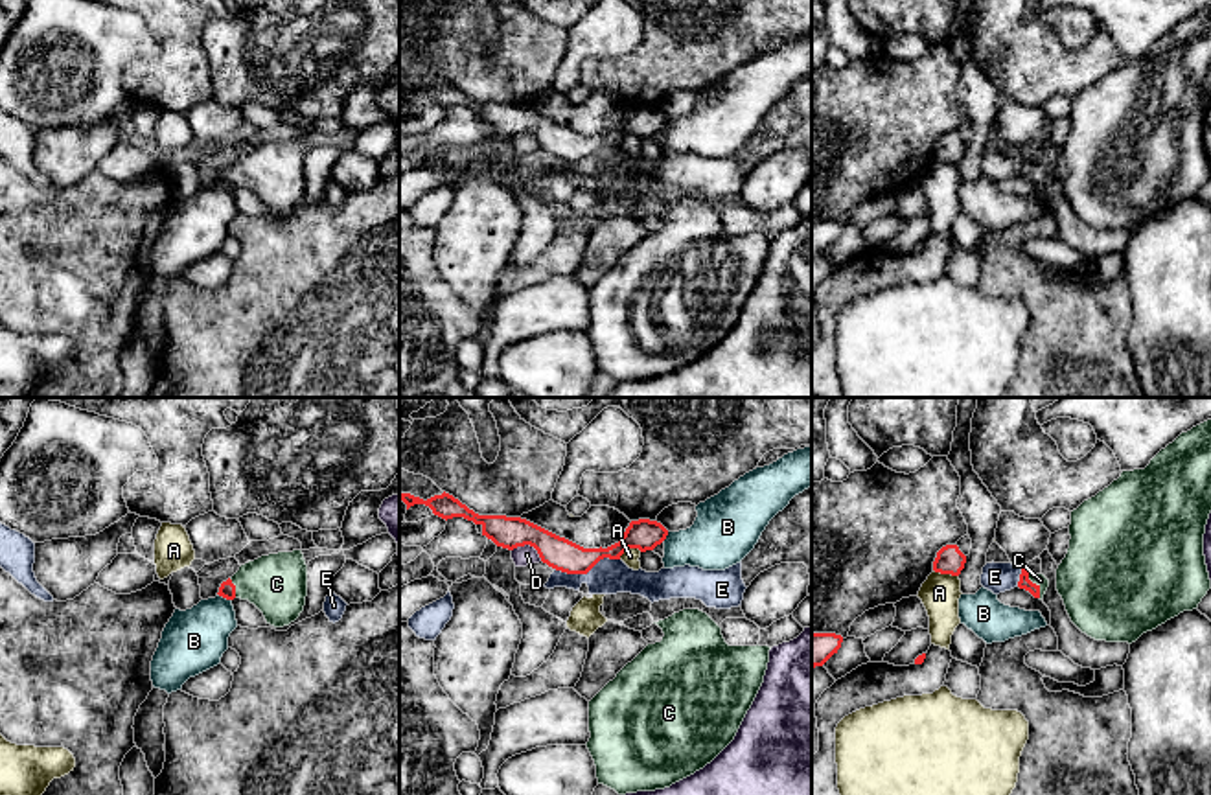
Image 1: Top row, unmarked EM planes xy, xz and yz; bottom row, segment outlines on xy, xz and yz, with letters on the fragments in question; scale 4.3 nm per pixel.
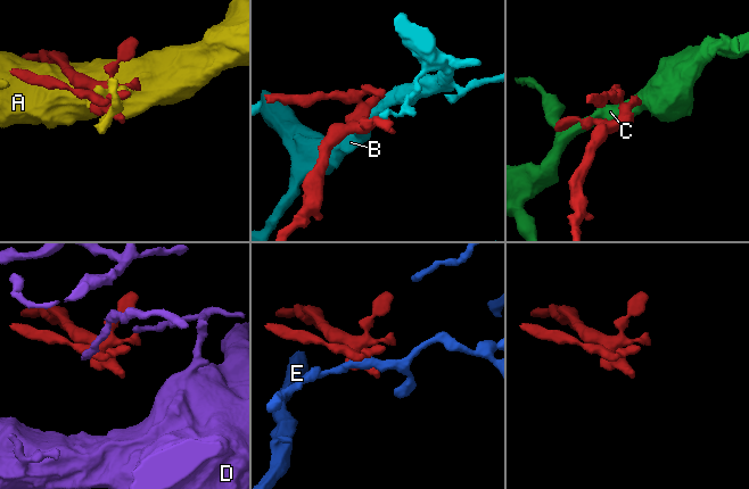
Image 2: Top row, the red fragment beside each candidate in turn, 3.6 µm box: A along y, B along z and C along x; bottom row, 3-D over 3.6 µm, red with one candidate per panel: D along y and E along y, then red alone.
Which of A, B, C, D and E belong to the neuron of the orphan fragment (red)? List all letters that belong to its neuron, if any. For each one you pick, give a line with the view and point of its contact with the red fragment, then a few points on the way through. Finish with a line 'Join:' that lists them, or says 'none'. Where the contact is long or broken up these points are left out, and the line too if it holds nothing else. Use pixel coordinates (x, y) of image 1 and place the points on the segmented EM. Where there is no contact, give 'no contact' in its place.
C: contact yz (1037, 586); way yz (1024, 582), (1037, 586), (1040, 580)
Join: C

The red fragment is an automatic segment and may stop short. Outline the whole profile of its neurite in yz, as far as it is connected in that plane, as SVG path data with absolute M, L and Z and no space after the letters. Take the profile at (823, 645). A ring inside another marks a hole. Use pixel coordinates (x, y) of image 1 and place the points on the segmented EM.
M812 633L812 668L823 666L841 648L843 637L836 633Z

